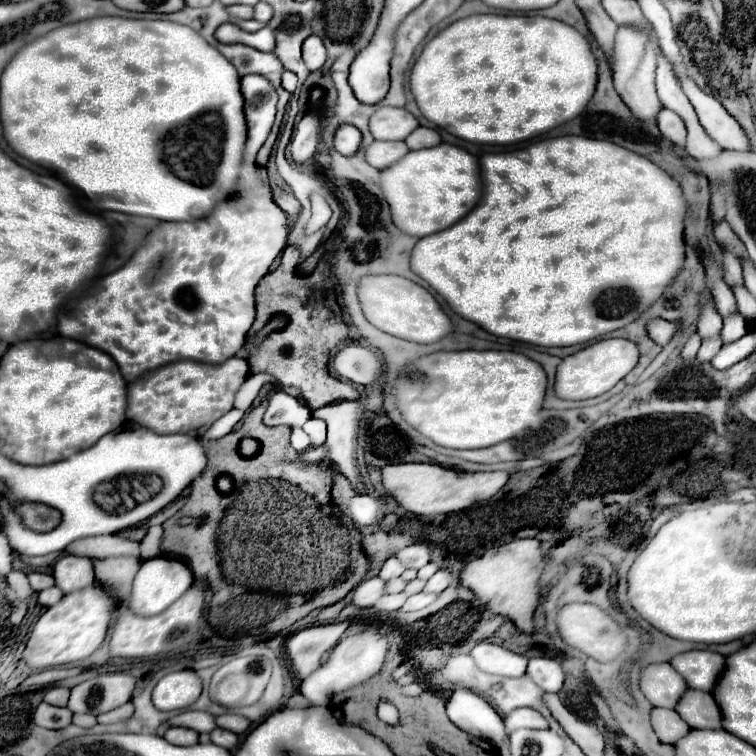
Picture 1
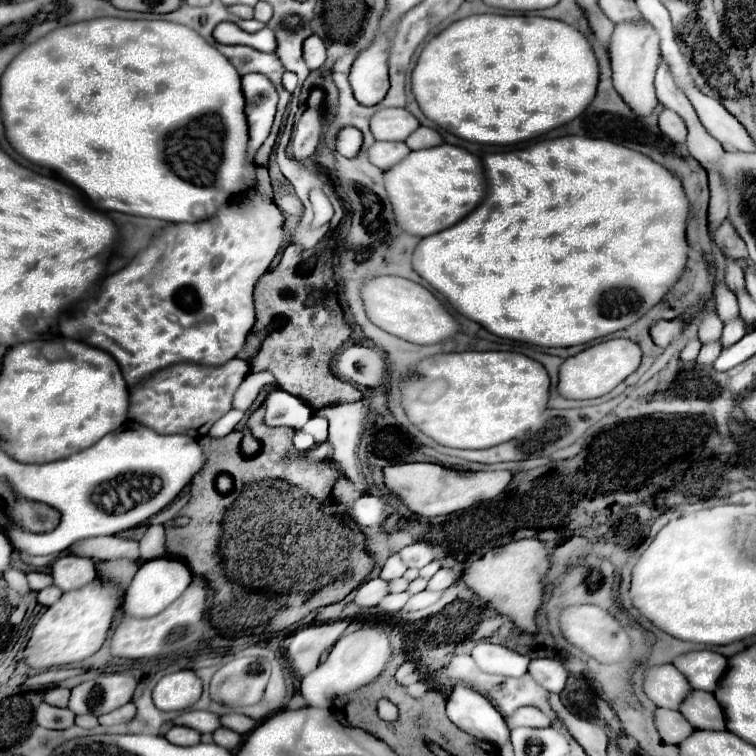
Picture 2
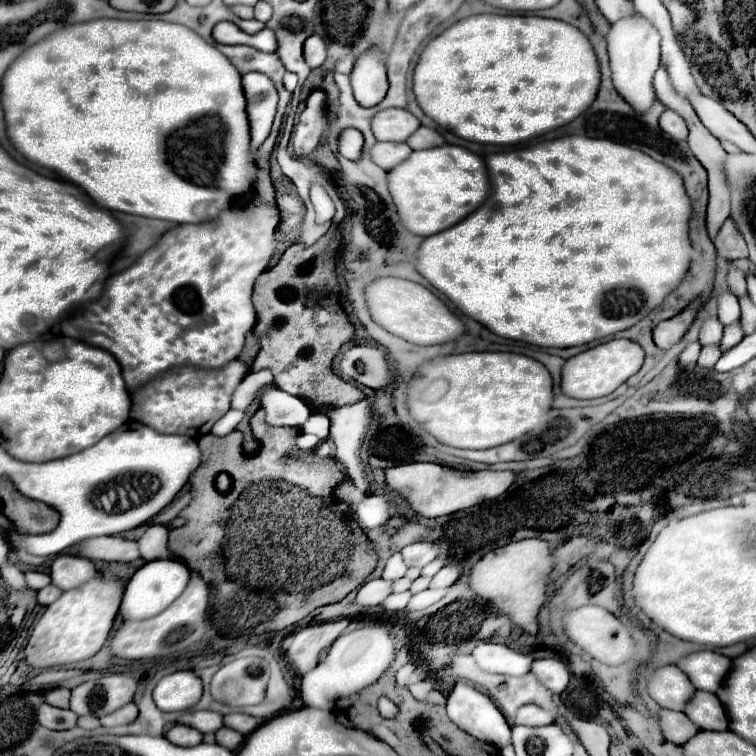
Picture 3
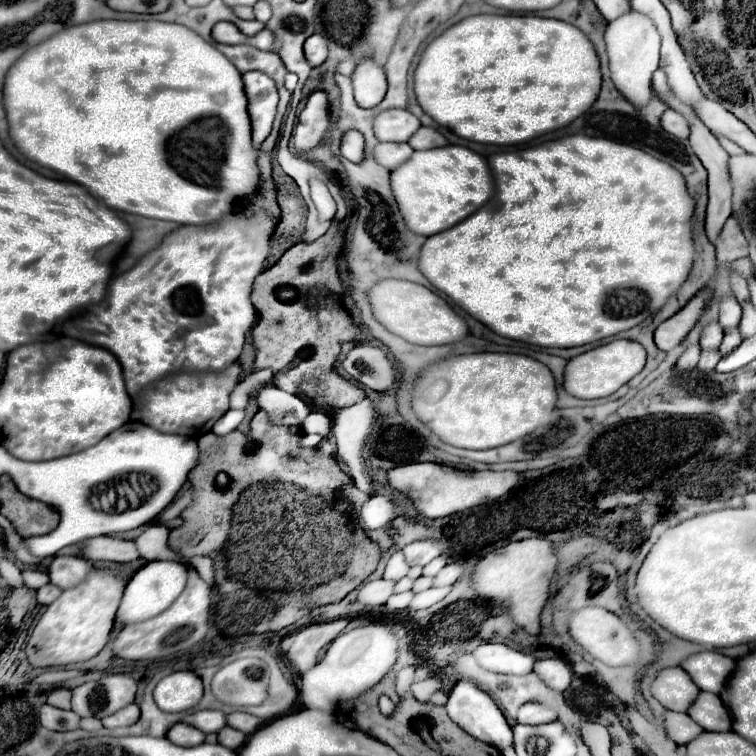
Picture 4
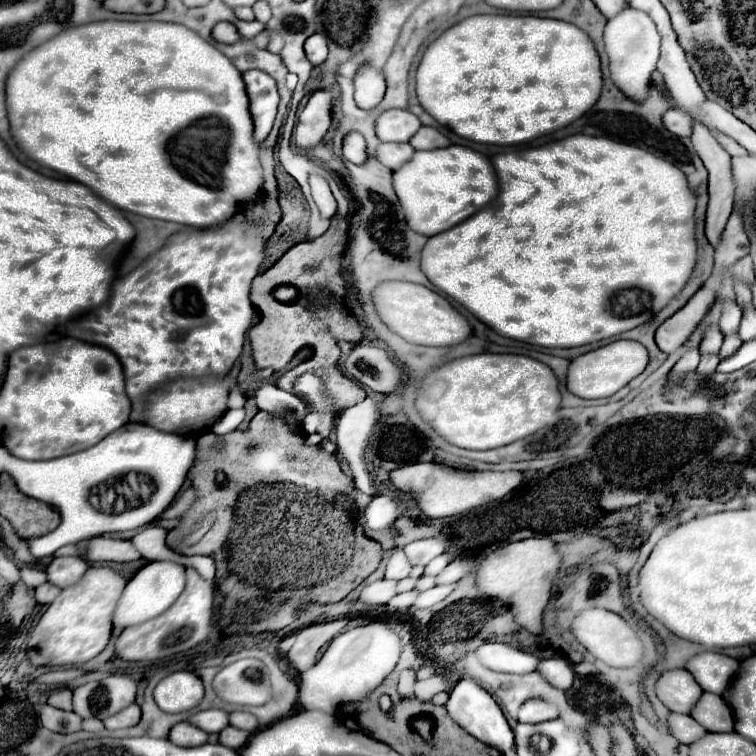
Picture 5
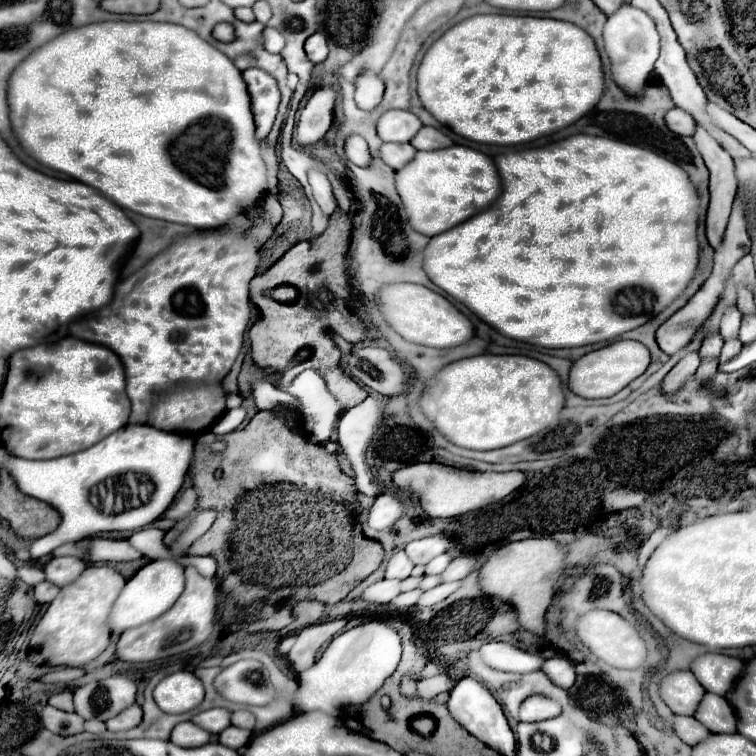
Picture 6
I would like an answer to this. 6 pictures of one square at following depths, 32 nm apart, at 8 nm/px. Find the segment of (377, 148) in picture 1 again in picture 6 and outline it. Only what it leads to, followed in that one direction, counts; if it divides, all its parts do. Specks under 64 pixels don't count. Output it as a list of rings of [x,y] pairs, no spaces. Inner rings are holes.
[[[382,144],[380,146],[380,156],[382,160],[392,166],[394,170],[404,168],[404,164],[408,164],[412,160],[412,156],[416,156],[416,148],[412,144]]]

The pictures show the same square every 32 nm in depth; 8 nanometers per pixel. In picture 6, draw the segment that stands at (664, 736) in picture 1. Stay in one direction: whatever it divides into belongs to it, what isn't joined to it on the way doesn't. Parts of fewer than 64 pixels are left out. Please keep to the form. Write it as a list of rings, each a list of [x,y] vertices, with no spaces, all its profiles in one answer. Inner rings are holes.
[[[674,716],[674,730],[690,746],[696,746],[698,742],[706,740],[712,734],[708,732],[708,728],[704,728],[704,724],[690,716]]]

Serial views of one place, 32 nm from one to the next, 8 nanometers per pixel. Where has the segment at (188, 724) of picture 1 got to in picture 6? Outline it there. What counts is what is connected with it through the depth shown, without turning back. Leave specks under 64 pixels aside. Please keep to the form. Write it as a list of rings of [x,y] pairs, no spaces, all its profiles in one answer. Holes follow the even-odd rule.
[[[212,708],[212,710],[204,710],[204,712],[196,714],[192,718],[192,722],[212,734],[220,734],[224,728],[228,728],[232,724],[230,716],[232,716],[232,712],[226,708]]]

